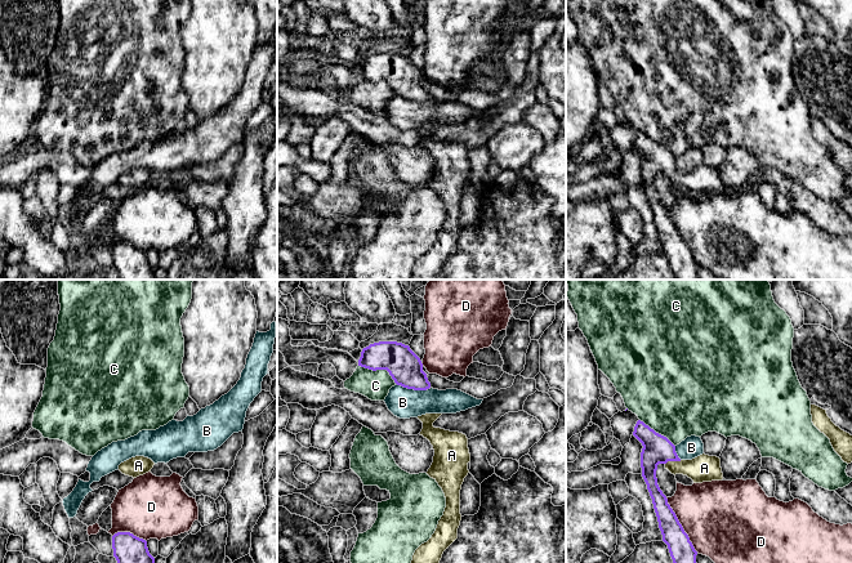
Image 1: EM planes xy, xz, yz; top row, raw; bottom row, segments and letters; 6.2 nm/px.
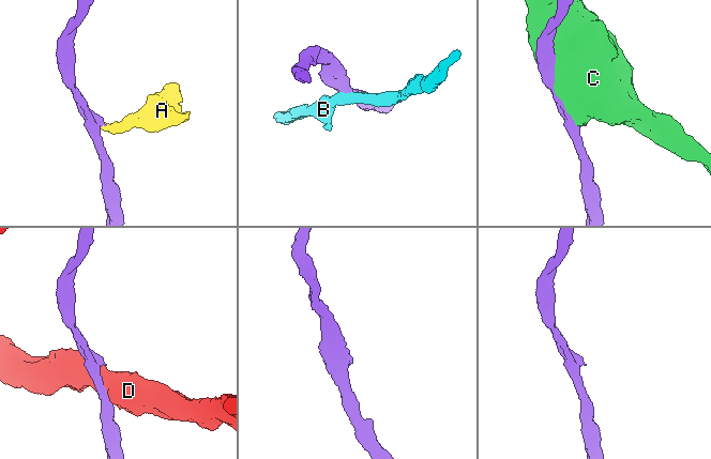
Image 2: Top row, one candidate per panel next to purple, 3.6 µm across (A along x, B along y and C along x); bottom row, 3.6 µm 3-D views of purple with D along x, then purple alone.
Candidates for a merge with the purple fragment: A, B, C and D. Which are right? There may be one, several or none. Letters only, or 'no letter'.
A

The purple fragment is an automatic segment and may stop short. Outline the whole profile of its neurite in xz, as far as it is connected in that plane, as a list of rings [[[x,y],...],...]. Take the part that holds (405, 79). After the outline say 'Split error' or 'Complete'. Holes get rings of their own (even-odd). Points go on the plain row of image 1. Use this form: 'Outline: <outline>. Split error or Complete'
Outline: [[[379,53],[363,59],[358,77],[376,82],[387,81],[394,94],[407,100],[431,99],[420,70],[409,57],[397,53]]]. Complete

